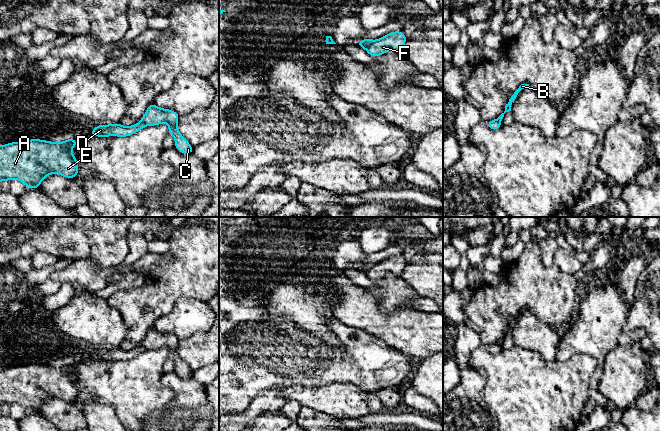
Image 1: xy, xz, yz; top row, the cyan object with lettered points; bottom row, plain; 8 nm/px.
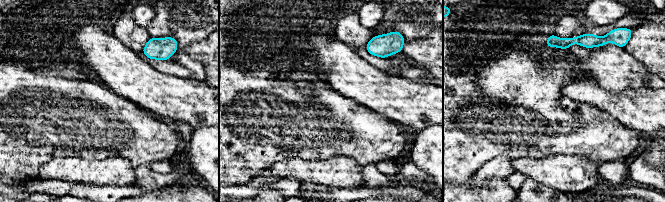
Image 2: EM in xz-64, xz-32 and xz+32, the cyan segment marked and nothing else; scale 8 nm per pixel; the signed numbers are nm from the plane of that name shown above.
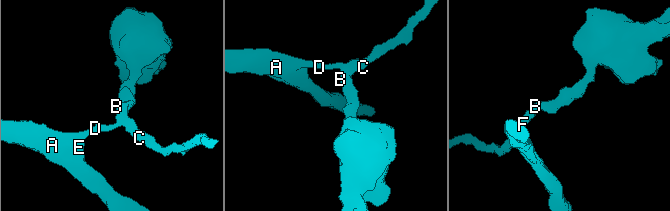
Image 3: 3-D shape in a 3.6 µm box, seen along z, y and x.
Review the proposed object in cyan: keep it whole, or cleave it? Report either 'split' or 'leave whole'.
split

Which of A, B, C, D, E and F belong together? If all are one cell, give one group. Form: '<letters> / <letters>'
A D E / B C F

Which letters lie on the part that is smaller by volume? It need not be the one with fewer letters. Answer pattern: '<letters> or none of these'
B, C, F

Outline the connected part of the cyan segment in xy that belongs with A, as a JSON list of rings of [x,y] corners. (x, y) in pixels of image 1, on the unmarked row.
[[[70,362],[60,367],[47,364],[31,363],[18,366],[11,366],[0,370],[0,407],[5,404],[12,405],[14,403],[21,405],[26,411],[39,413],[40,407],[49,398],[58,398],[66,402],[76,402],[78,398],[78,386],[74,377],[70,375],[75,372],[77,364]]]

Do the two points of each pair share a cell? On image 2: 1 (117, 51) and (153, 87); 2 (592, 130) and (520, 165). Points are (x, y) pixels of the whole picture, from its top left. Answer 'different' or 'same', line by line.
1: same
2: different

